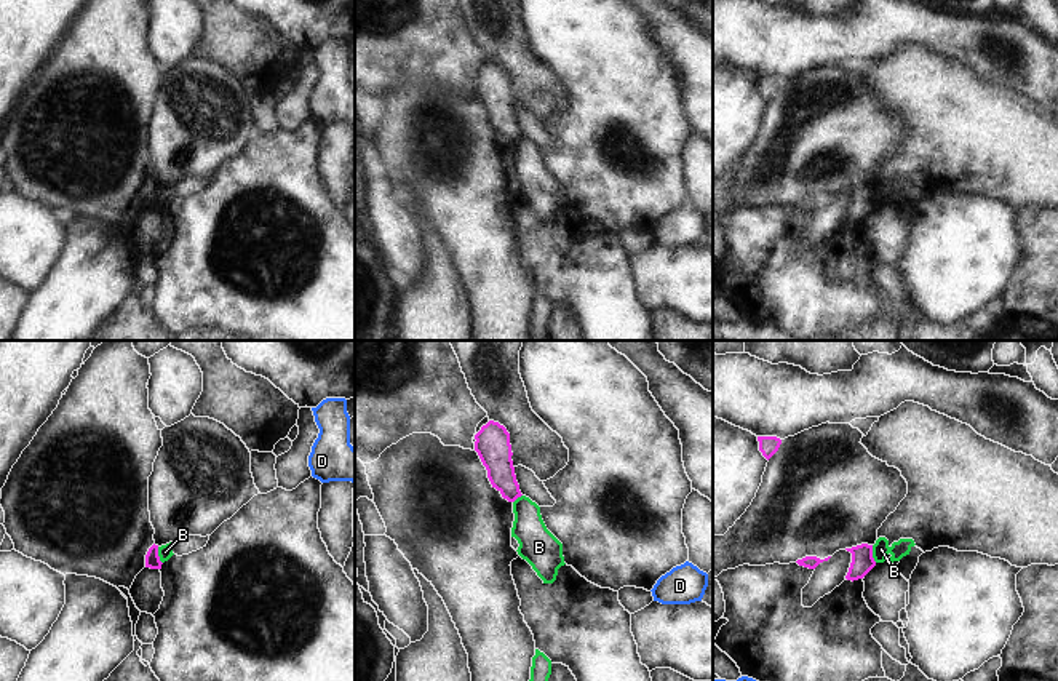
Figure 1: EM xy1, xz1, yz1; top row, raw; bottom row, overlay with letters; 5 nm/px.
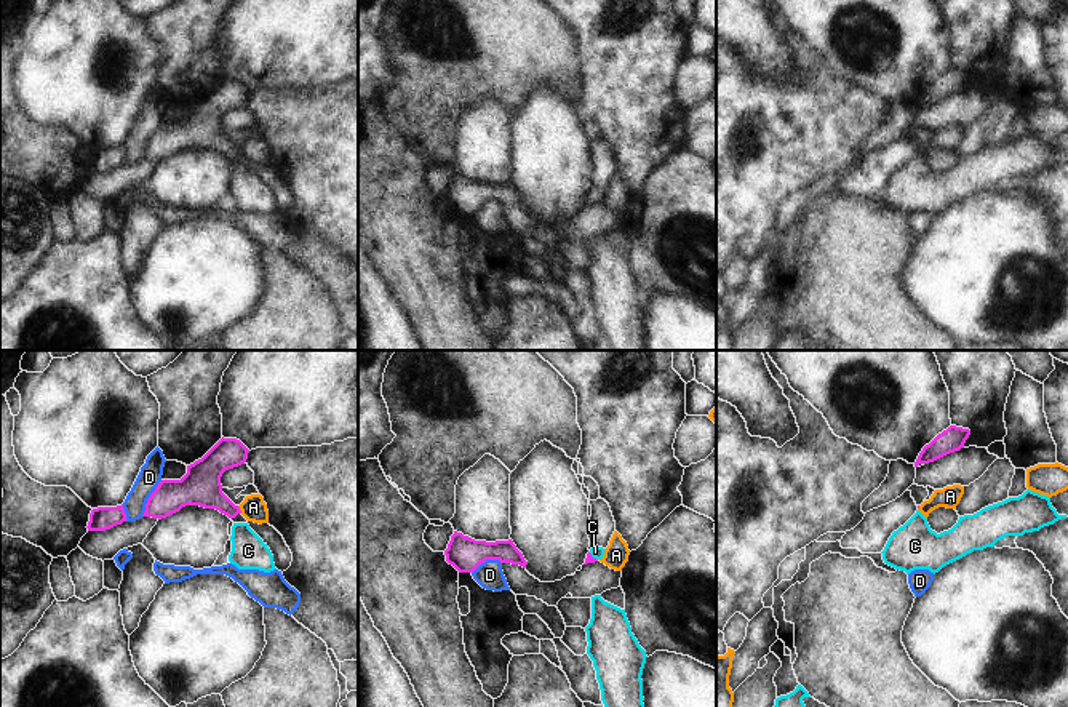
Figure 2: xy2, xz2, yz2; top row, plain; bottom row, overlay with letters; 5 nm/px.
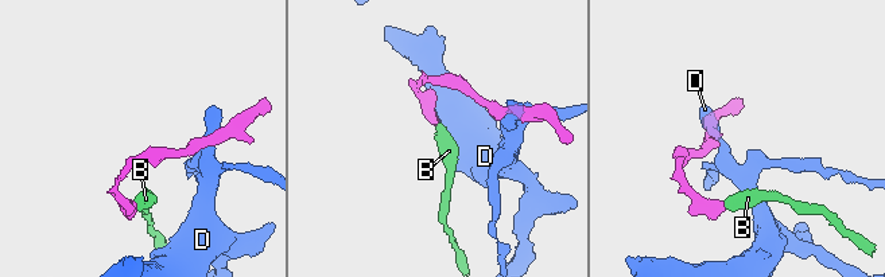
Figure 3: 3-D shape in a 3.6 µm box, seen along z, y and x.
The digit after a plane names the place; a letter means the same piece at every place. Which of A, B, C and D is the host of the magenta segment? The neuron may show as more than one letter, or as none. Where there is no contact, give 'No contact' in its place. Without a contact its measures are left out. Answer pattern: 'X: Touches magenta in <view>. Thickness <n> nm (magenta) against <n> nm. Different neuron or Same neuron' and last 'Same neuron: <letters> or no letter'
A: Touches magenta in xy2. Thickness 190 nm (magenta) against 120 nm. Different neuron
B: Touches magenta in yz1. Thickness 110 nm (magenta) against 90 nm. Different neuron
C: Touches magenta in xz2. Thickness 40 nm (magenta) against 70 nm. Same neuron
D: Touches magenta in xy2. Thickness 180 nm (magenta) against 120 nm. Different neuron
Same neuron: C

